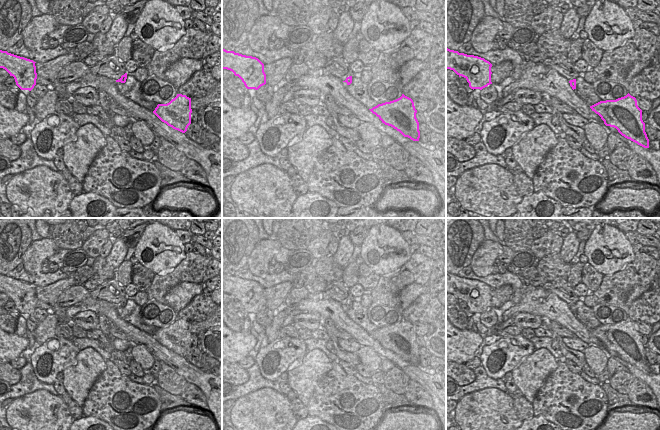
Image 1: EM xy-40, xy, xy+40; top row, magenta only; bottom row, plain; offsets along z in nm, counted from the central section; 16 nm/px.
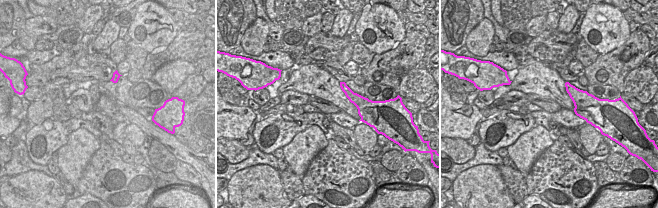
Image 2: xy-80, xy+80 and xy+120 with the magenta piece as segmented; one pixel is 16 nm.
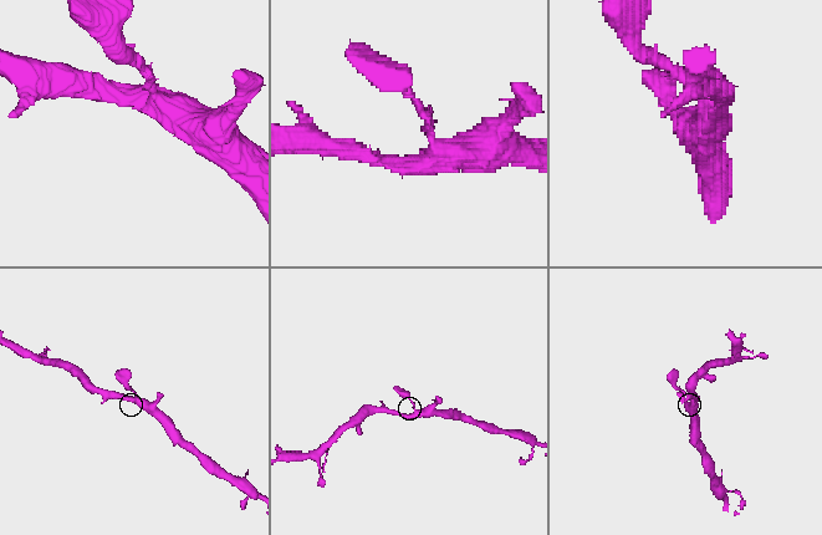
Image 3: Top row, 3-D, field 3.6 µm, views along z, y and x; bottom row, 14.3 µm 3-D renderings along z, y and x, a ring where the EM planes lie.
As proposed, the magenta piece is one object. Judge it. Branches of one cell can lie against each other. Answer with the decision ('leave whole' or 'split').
leave whole

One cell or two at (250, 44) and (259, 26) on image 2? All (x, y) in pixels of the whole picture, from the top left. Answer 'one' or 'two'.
one

